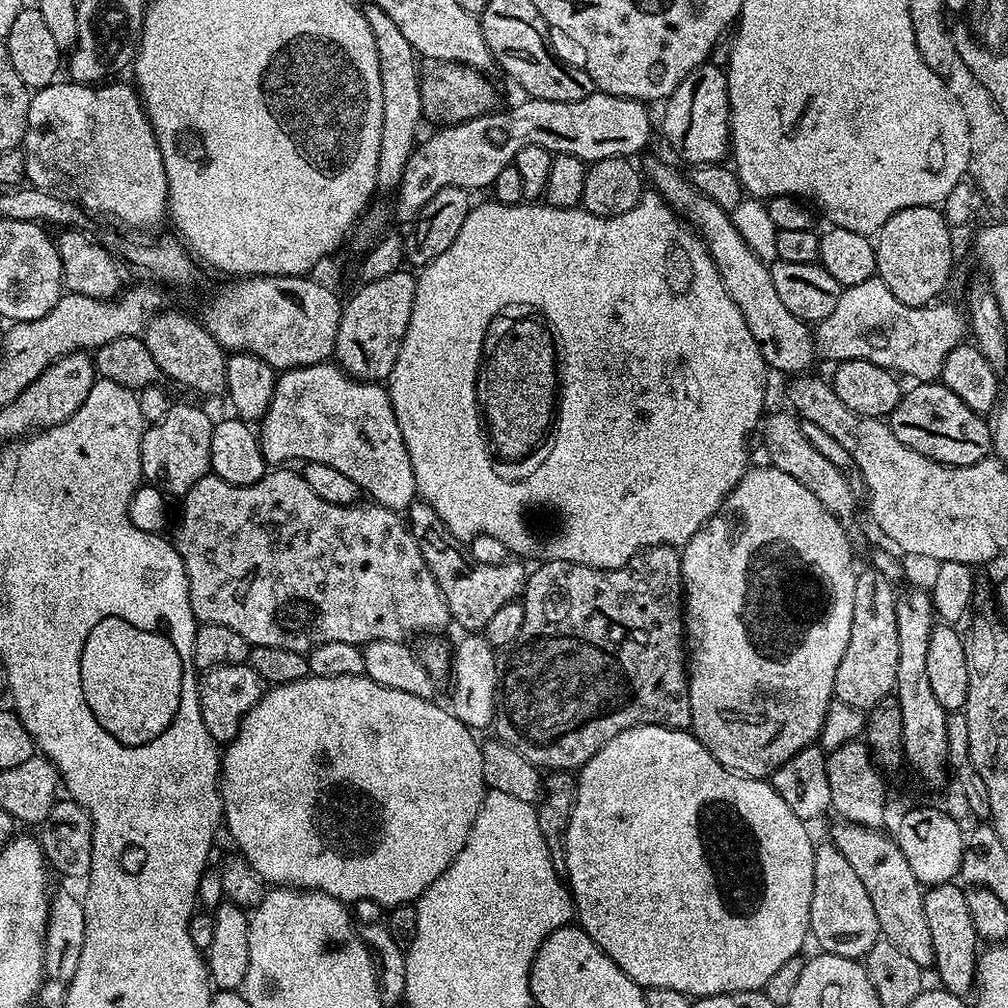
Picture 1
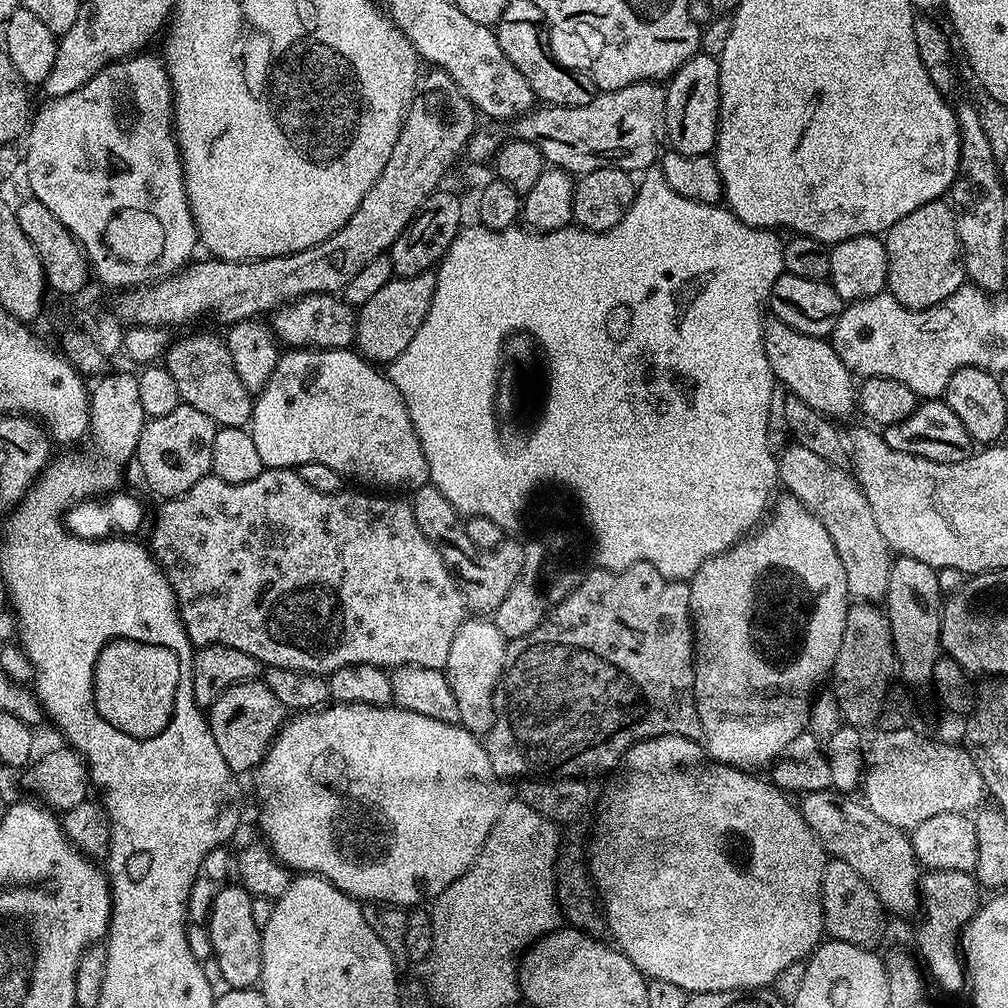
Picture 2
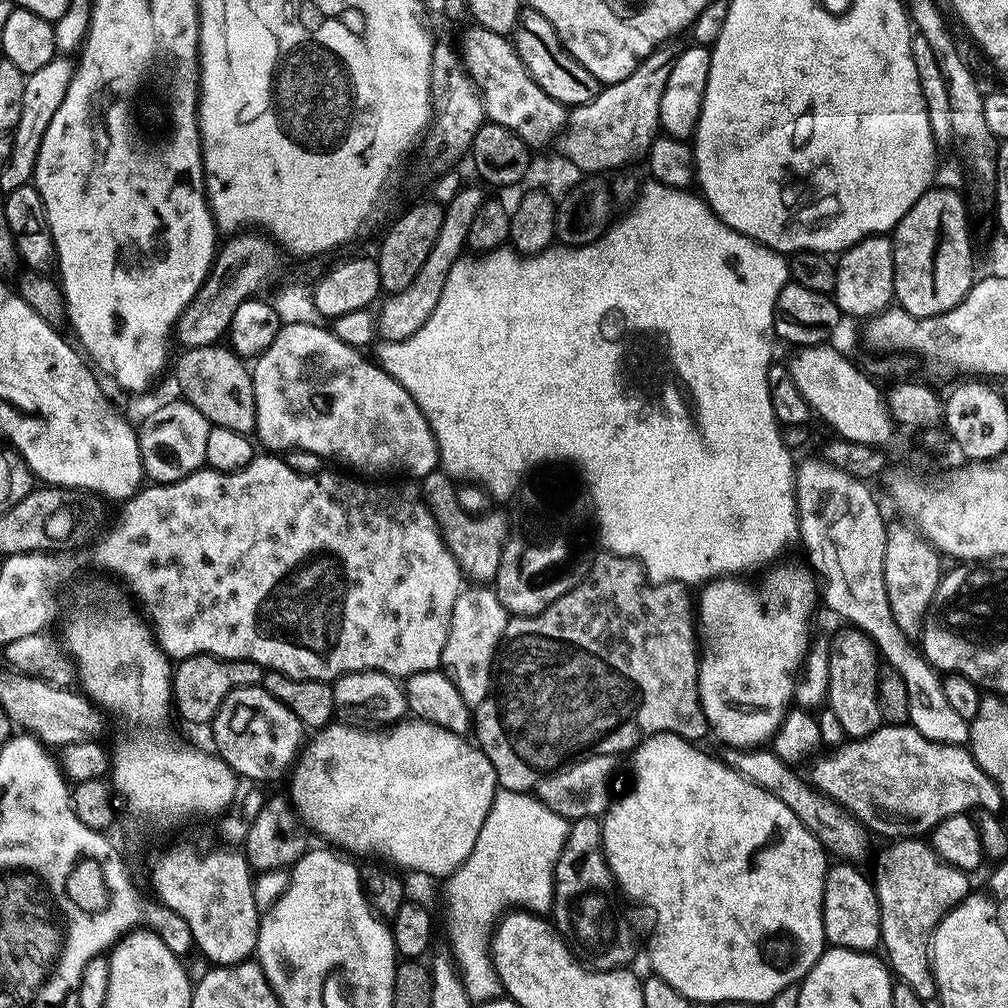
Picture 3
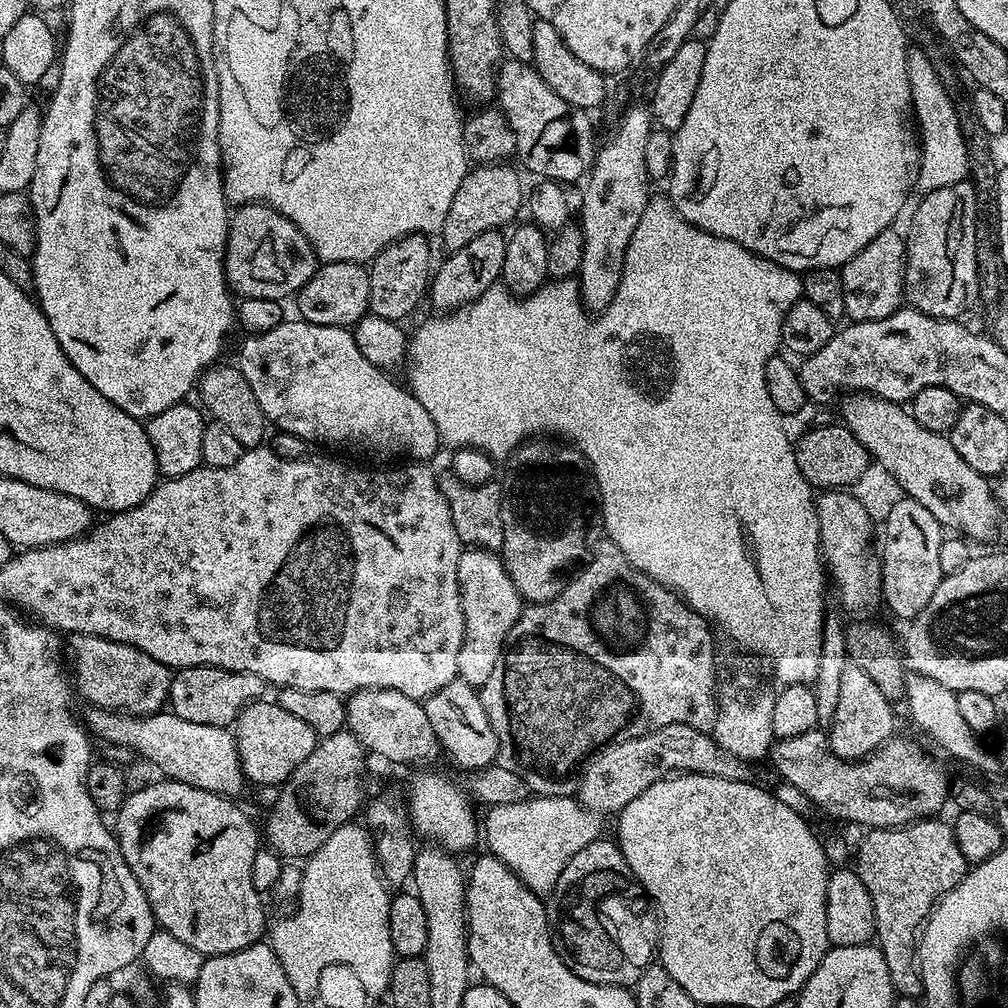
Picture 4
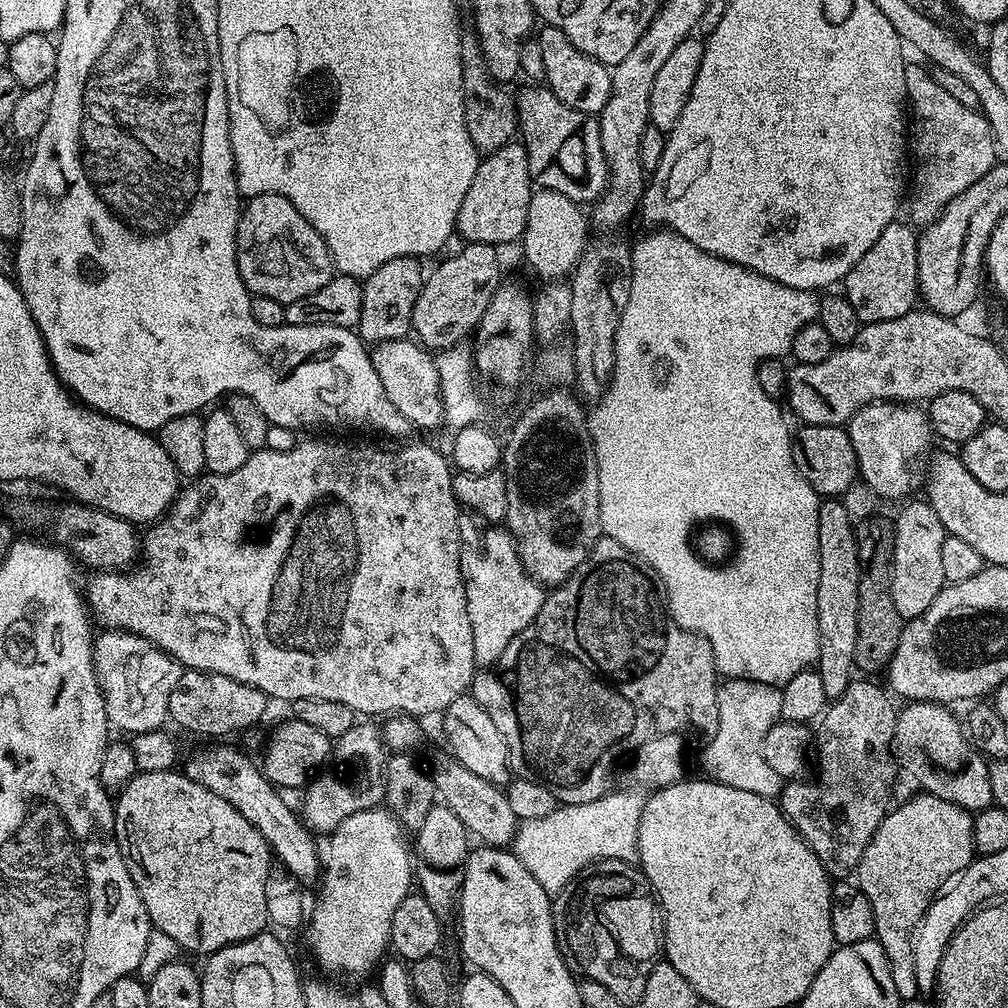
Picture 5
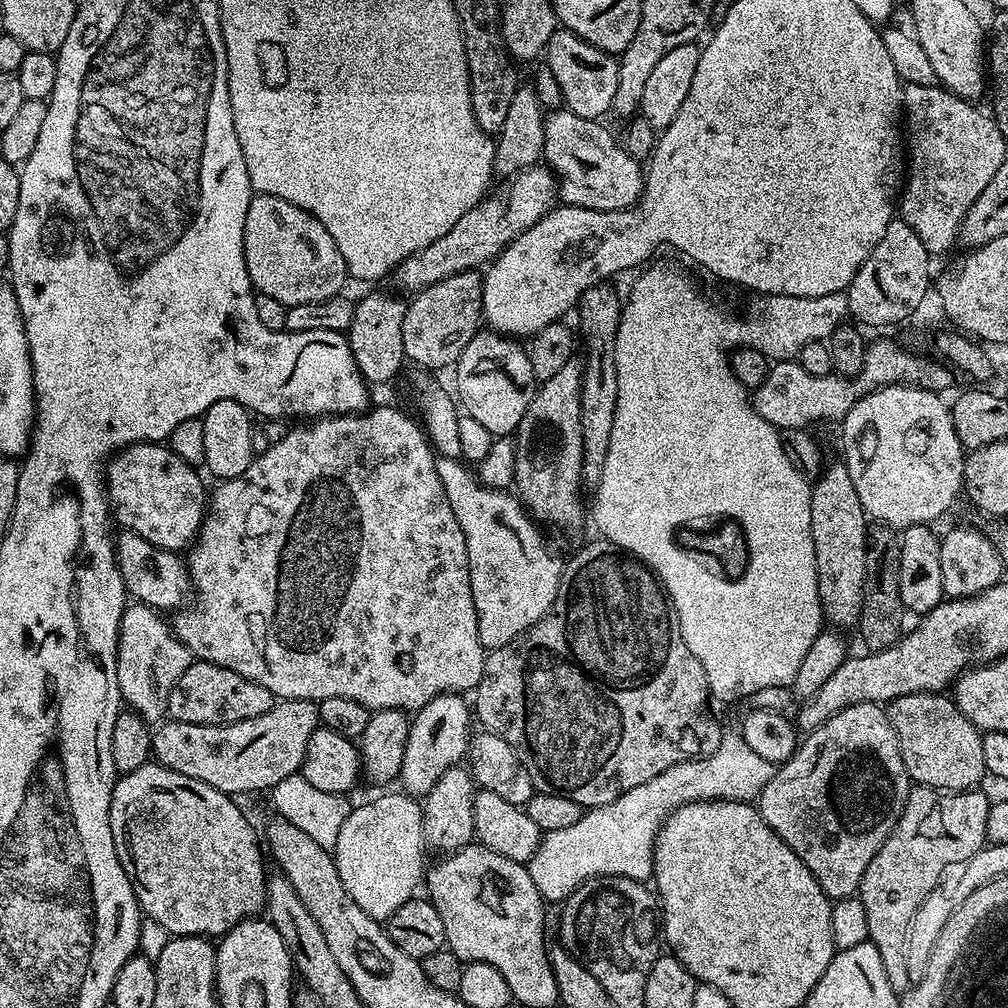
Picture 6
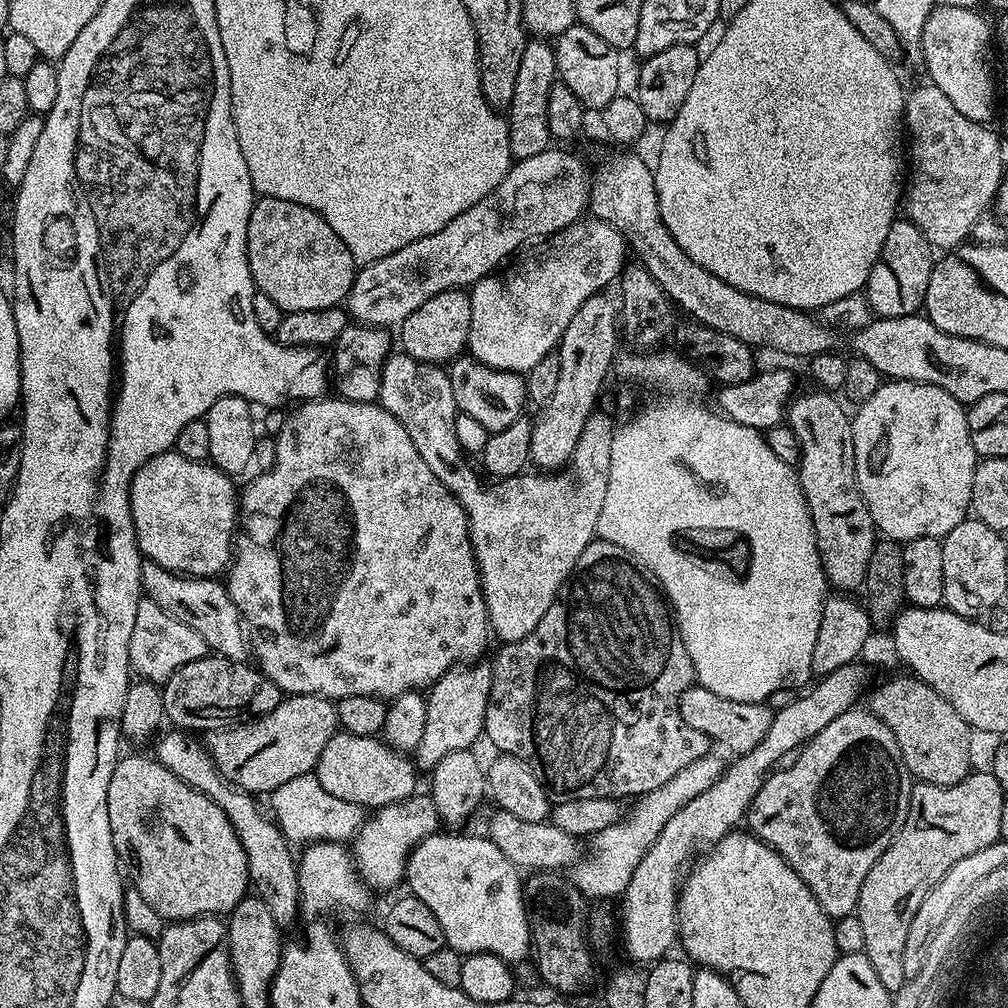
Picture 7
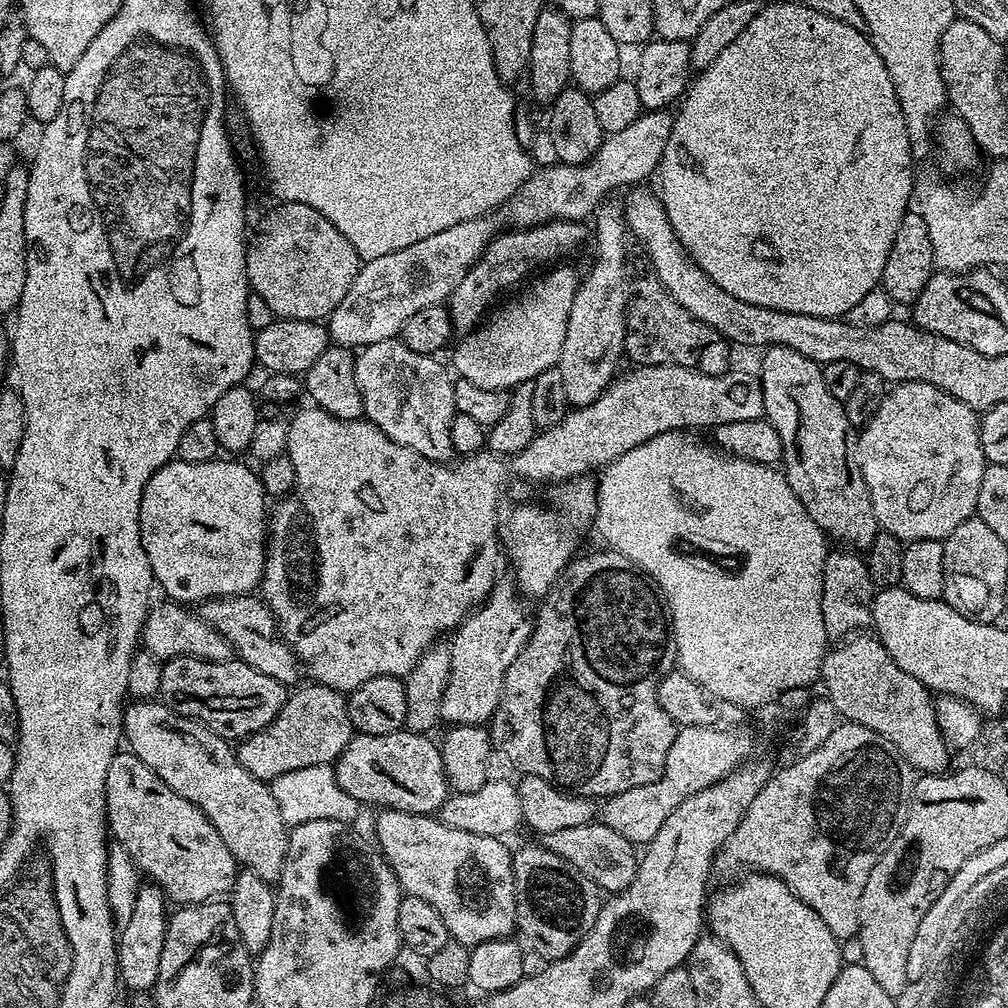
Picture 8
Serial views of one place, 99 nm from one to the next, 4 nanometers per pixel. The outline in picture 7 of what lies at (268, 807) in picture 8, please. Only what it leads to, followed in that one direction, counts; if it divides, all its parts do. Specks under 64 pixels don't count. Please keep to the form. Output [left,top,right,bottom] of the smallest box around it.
[155,730,301,930]

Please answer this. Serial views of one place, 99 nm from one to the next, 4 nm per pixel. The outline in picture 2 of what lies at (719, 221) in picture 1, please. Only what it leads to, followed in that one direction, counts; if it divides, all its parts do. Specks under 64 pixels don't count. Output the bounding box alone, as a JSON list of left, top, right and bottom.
[764,318,858,418]

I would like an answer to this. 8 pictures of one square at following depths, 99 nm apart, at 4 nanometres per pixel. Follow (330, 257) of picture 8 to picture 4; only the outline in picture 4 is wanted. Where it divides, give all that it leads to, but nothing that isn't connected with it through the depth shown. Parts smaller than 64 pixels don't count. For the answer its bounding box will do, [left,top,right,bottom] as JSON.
[224,204,316,302]

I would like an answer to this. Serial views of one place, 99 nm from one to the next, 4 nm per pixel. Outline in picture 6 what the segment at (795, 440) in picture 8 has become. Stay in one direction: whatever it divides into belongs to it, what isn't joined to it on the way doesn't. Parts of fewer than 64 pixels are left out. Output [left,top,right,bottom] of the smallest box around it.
[810,463,870,630]

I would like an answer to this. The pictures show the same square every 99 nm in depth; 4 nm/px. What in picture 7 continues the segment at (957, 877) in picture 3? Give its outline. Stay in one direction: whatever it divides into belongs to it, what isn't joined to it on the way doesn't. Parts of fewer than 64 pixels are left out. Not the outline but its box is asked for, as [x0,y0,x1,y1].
[854,770,1005,994]

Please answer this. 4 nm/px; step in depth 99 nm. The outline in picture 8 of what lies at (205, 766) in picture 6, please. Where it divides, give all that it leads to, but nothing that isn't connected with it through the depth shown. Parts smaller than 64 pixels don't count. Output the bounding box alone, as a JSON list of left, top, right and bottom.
[235,682,354,782]

